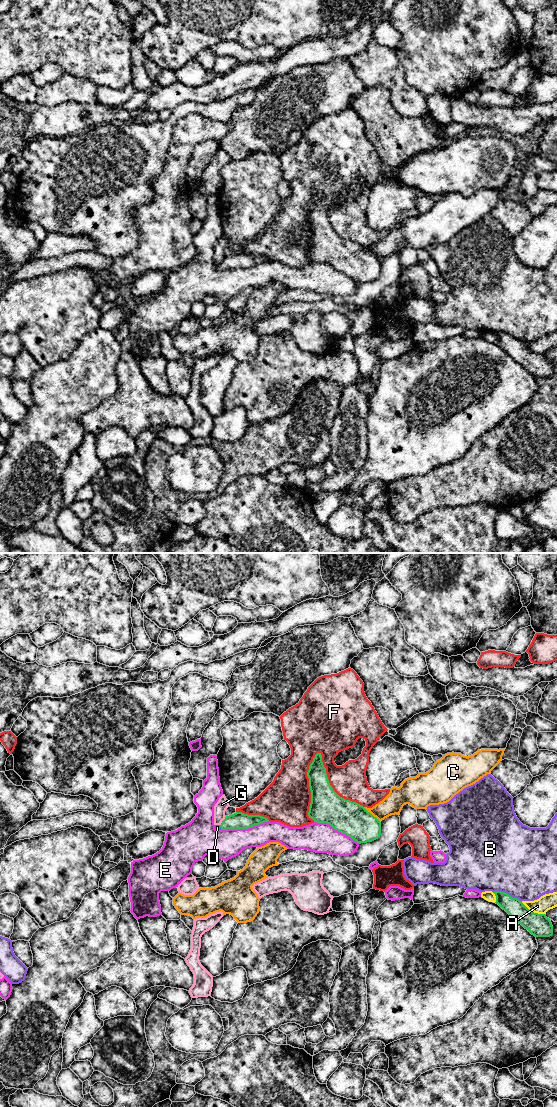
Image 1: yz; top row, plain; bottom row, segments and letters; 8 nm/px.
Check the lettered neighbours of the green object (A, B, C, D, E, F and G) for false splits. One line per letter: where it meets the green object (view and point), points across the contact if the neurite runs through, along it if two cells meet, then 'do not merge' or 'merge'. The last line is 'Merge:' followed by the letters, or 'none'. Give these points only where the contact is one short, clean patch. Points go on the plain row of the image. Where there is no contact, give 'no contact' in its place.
A: yz (533, 352) | do not merge
B: yz (506, 333) | do not merge
C: yz (371, 254) | do not merge
D: yz (220, 267) | across yz (238, 260), (220, 267), (217, 267) | merge
E: yz (244, 268) | do not merge
F: yz (330, 225) | do not merge
G: yz (222, 261) | along yz (226, 256), (220, 265) | do not merge
Merge: D

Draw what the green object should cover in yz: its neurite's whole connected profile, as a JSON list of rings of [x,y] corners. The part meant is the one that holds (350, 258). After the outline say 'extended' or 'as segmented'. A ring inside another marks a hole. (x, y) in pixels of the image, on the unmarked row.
[[[321,193],[313,198],[307,212],[311,231],[308,256],[327,263],[357,283],[367,283],[381,275],[381,262],[362,245],[340,237],[329,223]]]; as segmented

